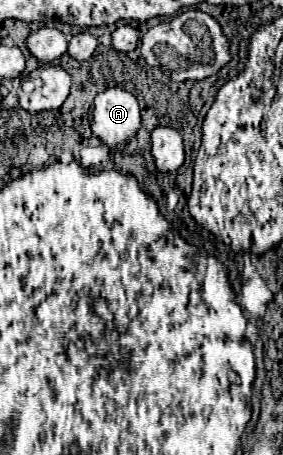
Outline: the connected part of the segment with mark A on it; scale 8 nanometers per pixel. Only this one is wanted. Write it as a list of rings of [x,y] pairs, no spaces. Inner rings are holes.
[[[115,85],[97,93],[91,111],[91,129],[107,145],[135,137],[141,123],[139,103],[133,93]]]

